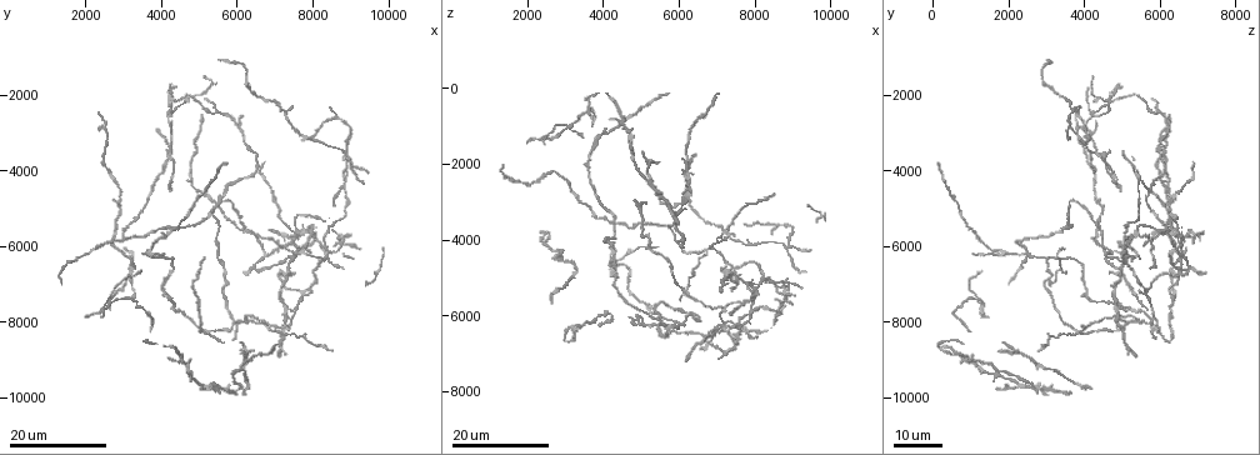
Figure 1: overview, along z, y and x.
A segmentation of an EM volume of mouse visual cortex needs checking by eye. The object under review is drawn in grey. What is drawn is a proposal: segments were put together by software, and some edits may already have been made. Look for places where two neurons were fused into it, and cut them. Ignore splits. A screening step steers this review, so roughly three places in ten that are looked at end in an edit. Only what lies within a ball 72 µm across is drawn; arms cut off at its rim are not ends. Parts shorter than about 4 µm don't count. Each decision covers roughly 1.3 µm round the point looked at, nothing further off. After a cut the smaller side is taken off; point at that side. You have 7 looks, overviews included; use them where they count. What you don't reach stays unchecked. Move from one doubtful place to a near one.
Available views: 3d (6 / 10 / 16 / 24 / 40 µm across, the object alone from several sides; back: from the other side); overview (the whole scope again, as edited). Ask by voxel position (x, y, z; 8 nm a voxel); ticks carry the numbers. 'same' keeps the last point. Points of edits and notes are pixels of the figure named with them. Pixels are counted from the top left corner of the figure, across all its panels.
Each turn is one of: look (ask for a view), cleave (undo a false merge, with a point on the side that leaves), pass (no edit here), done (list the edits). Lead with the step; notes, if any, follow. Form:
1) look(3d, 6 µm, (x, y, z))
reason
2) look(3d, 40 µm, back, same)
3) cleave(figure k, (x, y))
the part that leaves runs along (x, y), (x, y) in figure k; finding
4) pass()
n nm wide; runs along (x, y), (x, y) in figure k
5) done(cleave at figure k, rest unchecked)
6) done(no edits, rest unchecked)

look(3d, 16 µm, (4200, 2600, 4250))
three-way junction

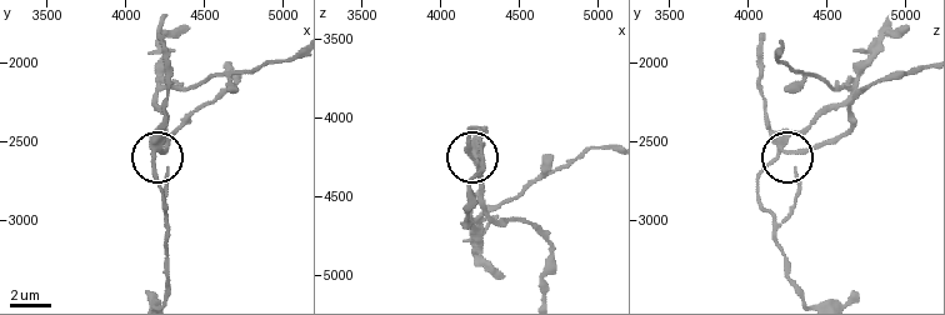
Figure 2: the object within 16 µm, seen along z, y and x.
look(3d, 10 µm, (4160, 2560, 4200))

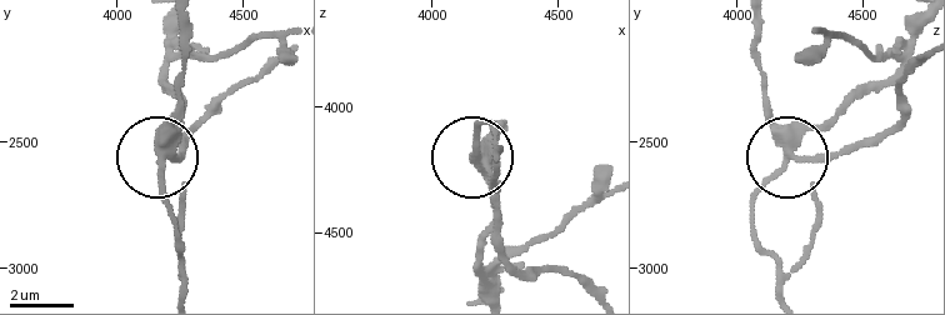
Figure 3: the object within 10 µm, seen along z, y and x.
look(3d, 6 µm, (4170, 2560, 4200))
closer look

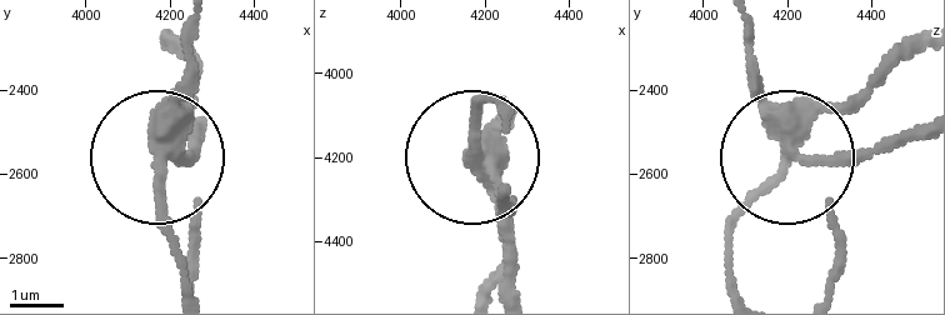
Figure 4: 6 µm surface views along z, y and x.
cleave(figure 4, (863, 104))
side arm 19 µm; the part that leaves runs along (793, 125), (734, 229), (734, 283) in figure 4; a second neuron is stuck on

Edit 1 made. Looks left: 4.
look(overview)
see it whole again

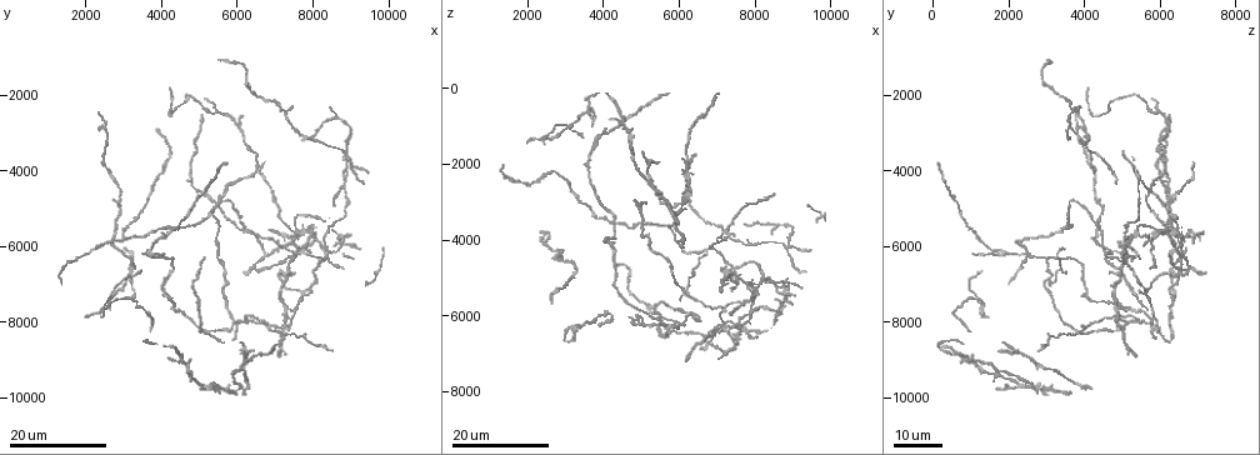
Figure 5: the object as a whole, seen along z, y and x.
look(3d, 24 µm, (6200, 7900, 5400))
looks like a crossing

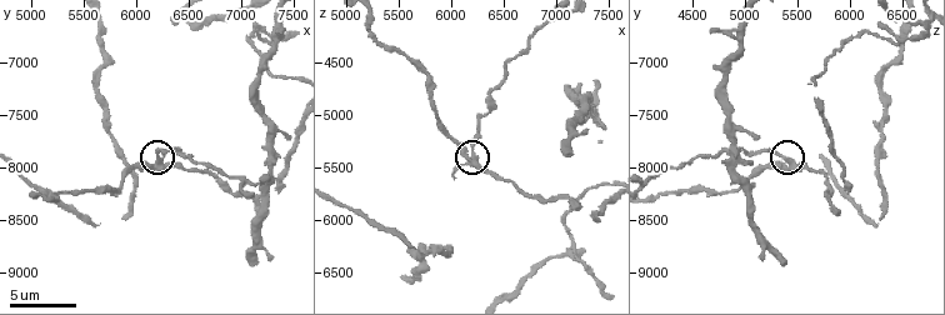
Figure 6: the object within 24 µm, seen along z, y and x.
look(3d, 10 µm, (6220, 7960, 5420))

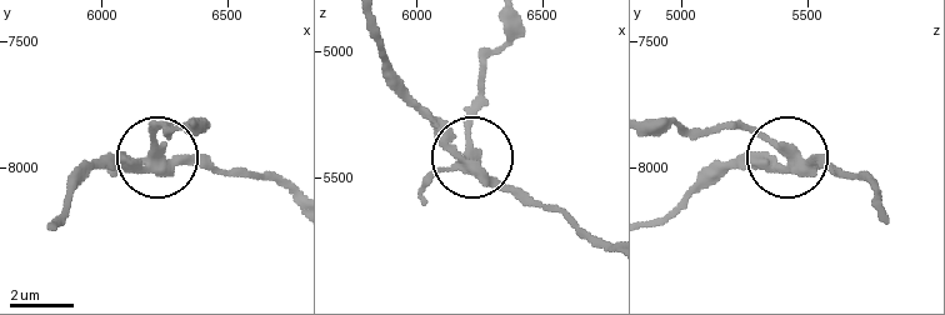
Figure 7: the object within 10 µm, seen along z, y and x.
cleave(figure 7, (153, 135))
side arm 34 µm; the part that leaves runs along (794, 161), (740, 129), (651, 129) in figure 7; a second neuron is stuck on

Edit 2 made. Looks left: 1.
done(cleave at figure 4, cleave at figure 7, rest unchecked)

